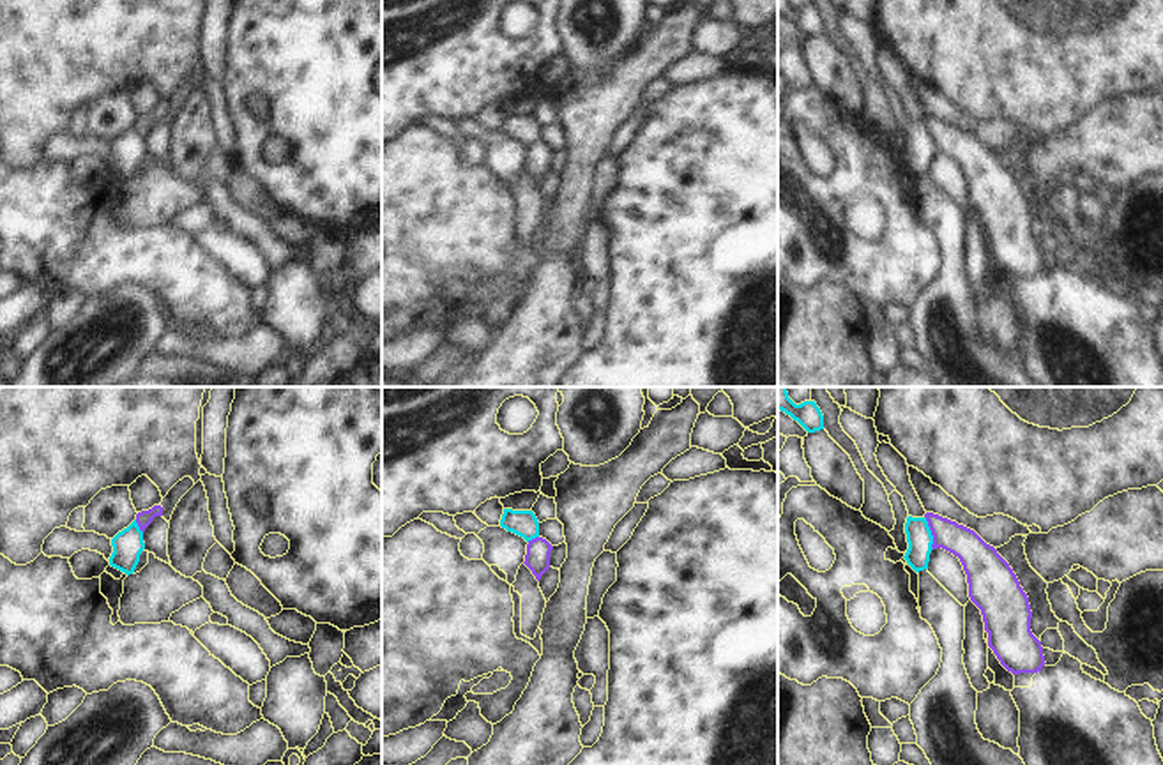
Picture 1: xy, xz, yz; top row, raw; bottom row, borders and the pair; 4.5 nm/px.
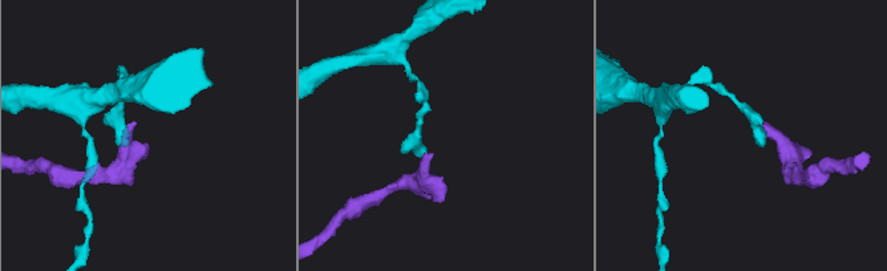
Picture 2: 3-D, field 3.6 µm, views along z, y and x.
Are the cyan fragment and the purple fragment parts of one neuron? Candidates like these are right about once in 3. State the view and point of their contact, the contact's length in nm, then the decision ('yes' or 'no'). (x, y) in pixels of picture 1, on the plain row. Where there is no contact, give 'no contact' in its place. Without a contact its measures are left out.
yz (930, 136) | 160 nm | no

